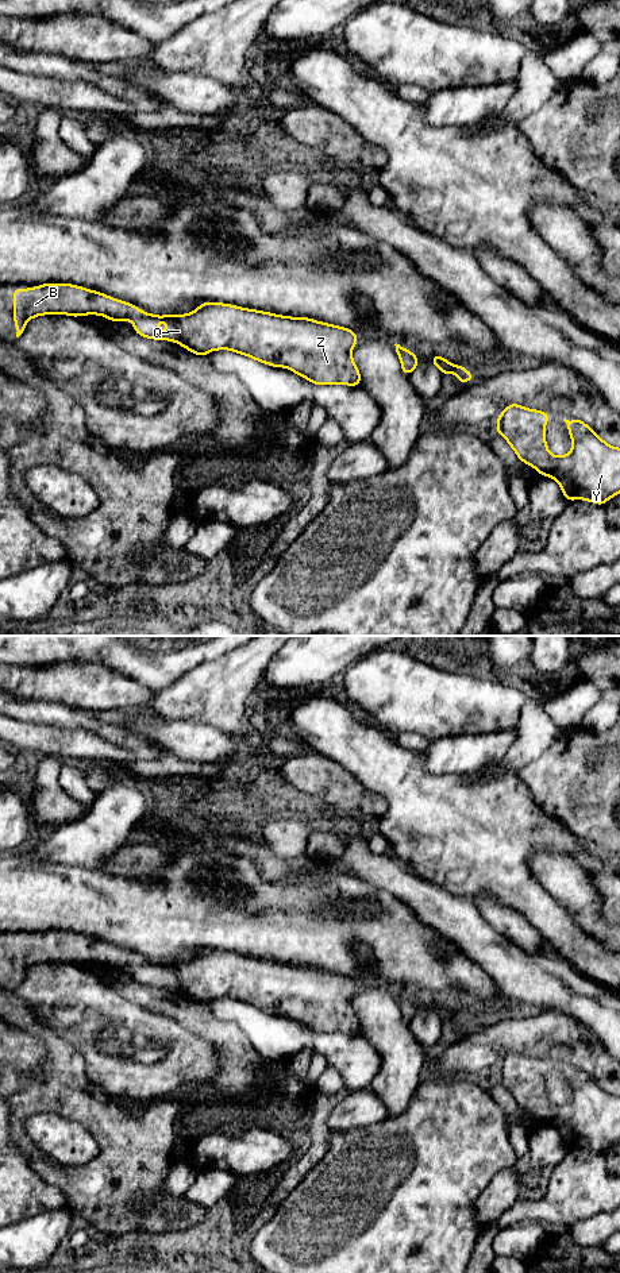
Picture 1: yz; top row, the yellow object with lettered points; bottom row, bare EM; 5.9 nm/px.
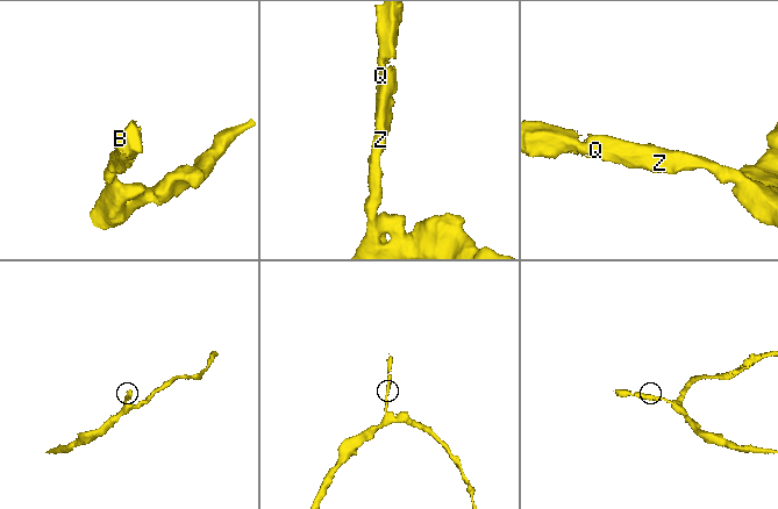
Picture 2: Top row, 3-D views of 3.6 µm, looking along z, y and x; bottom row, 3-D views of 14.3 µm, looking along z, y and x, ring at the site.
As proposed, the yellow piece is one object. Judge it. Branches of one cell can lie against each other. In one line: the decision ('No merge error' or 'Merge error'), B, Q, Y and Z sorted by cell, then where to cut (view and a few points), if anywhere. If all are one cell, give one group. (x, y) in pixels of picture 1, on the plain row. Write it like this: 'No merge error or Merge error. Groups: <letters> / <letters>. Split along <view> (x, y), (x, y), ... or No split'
No merge error. Groups: B Q Y Z. No split

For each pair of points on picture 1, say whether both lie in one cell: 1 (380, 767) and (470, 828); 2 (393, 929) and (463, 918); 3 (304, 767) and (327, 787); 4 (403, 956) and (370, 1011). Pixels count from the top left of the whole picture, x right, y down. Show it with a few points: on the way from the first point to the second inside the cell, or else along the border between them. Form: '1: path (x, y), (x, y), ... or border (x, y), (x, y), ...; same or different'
1: path (403, 784), (447, 828); same
2: border (401, 902), (423, 922), (451, 941); different
3: path (310, 772), (322, 782); same
4: border (372, 953), (376, 961), (376, 972), (395, 986); different

